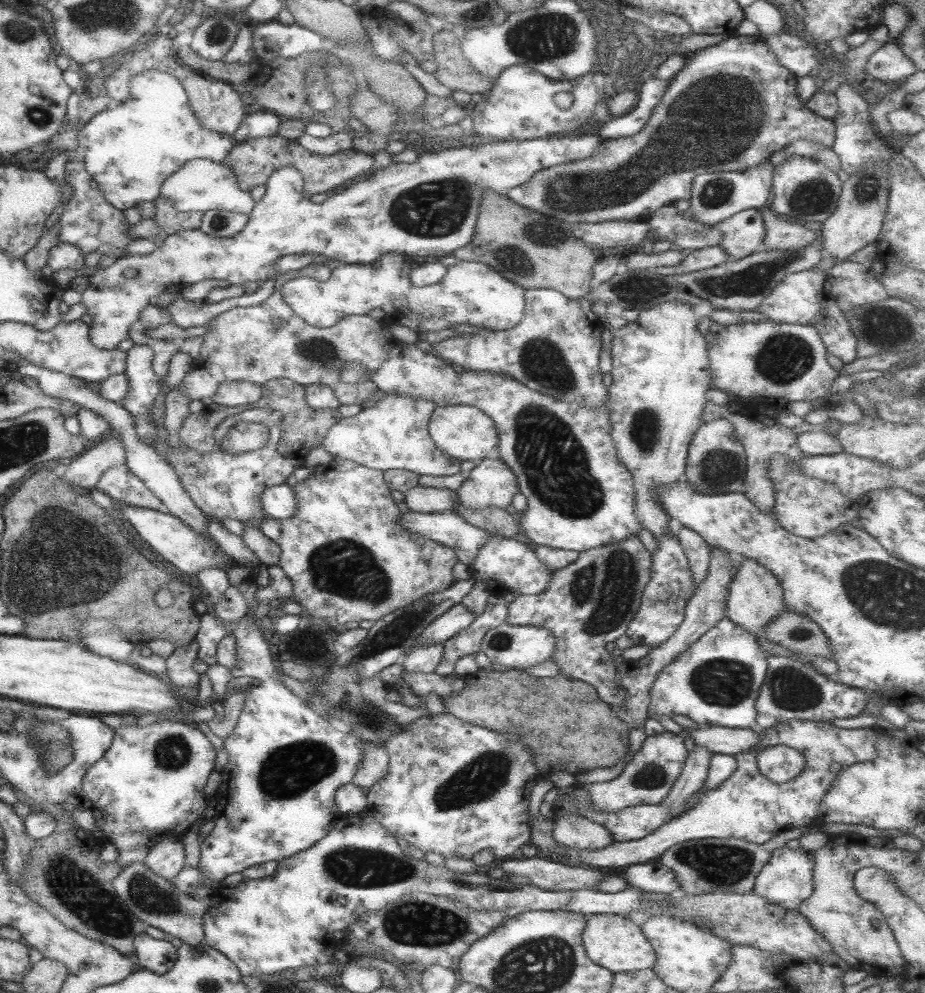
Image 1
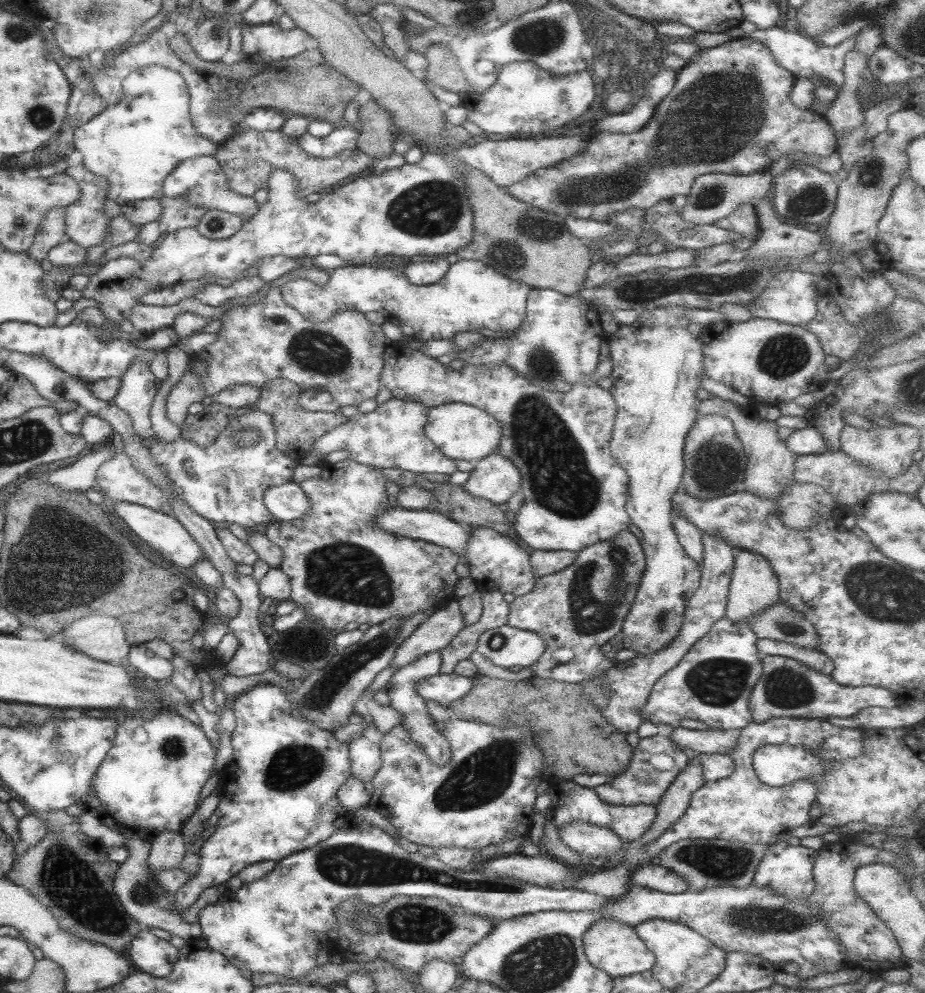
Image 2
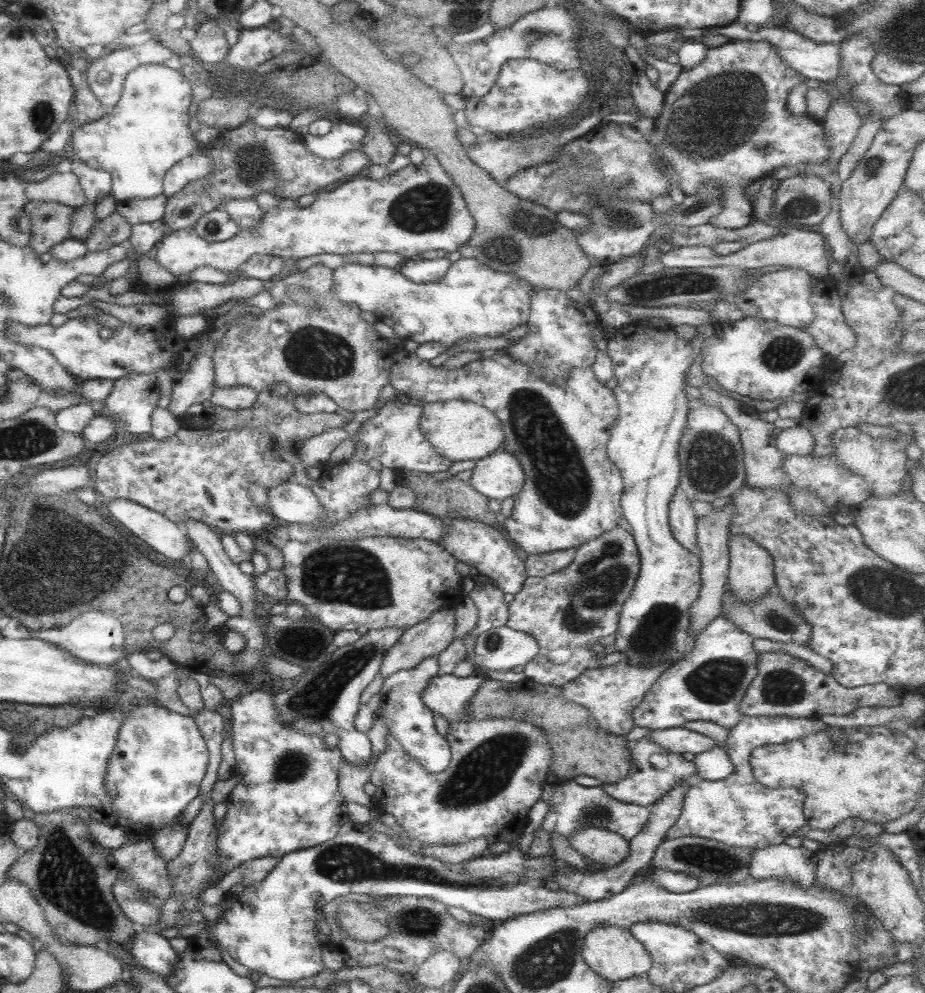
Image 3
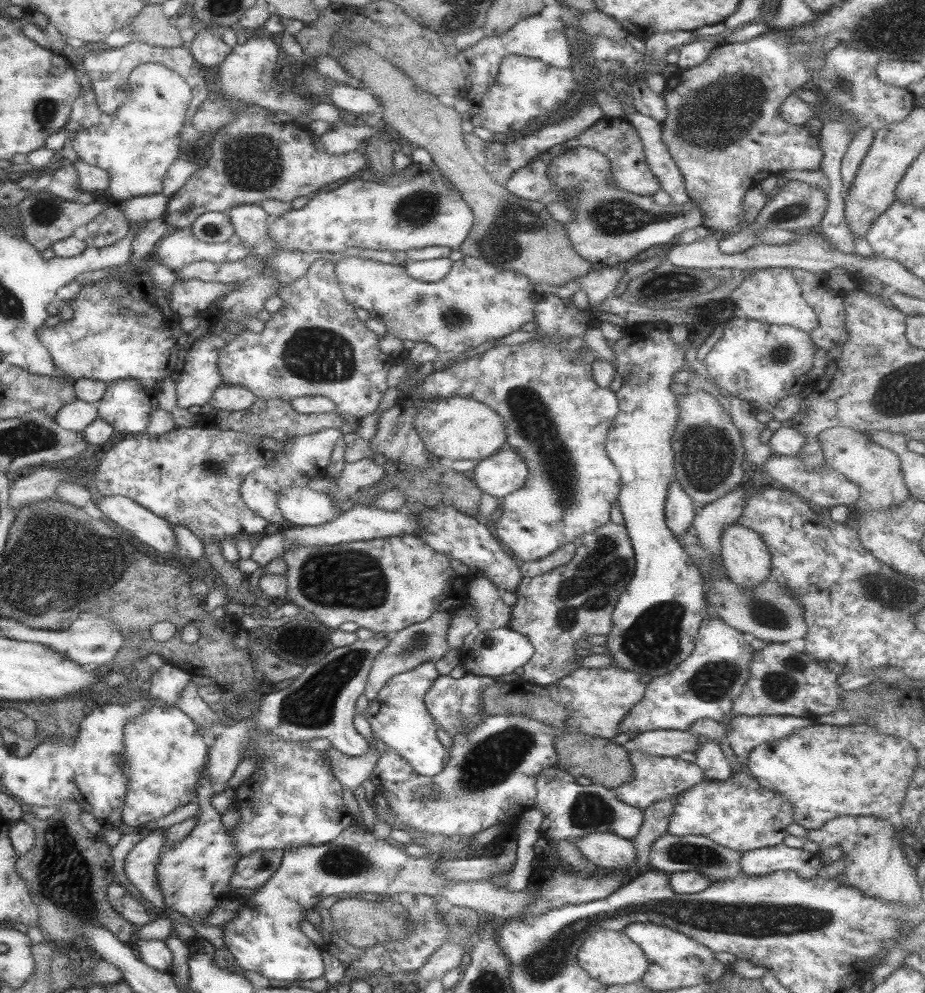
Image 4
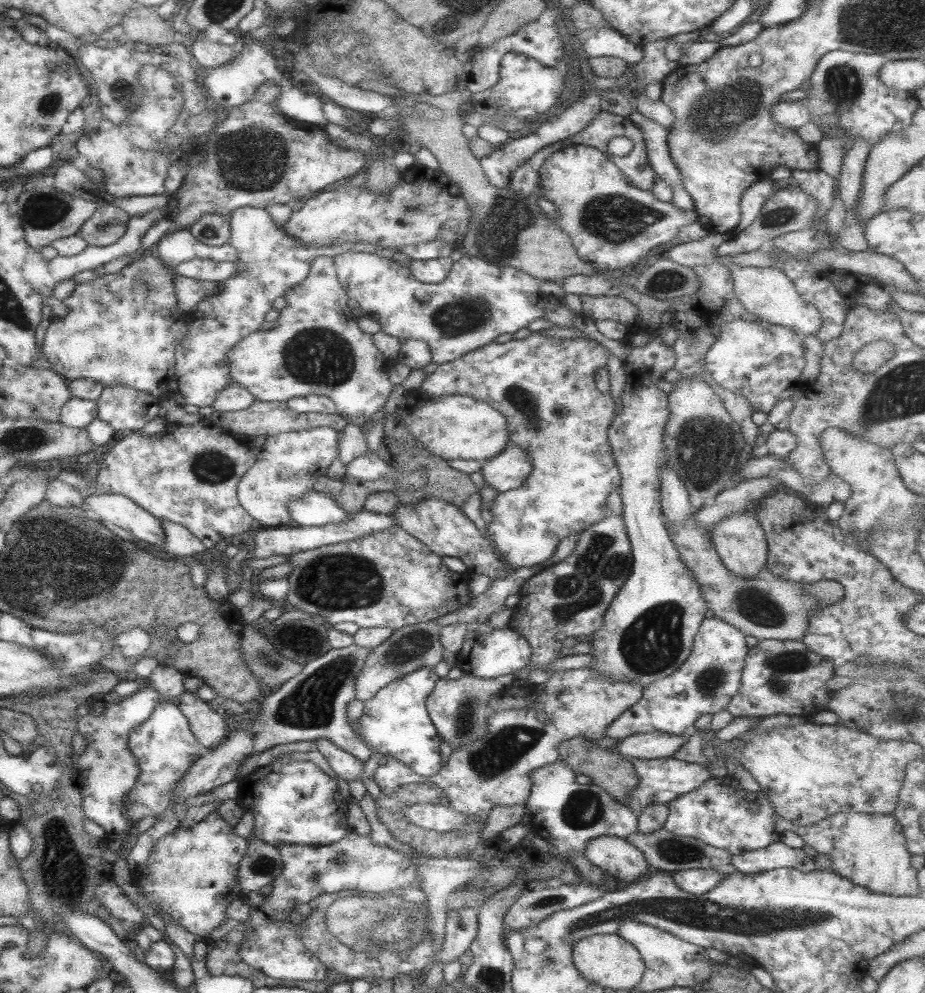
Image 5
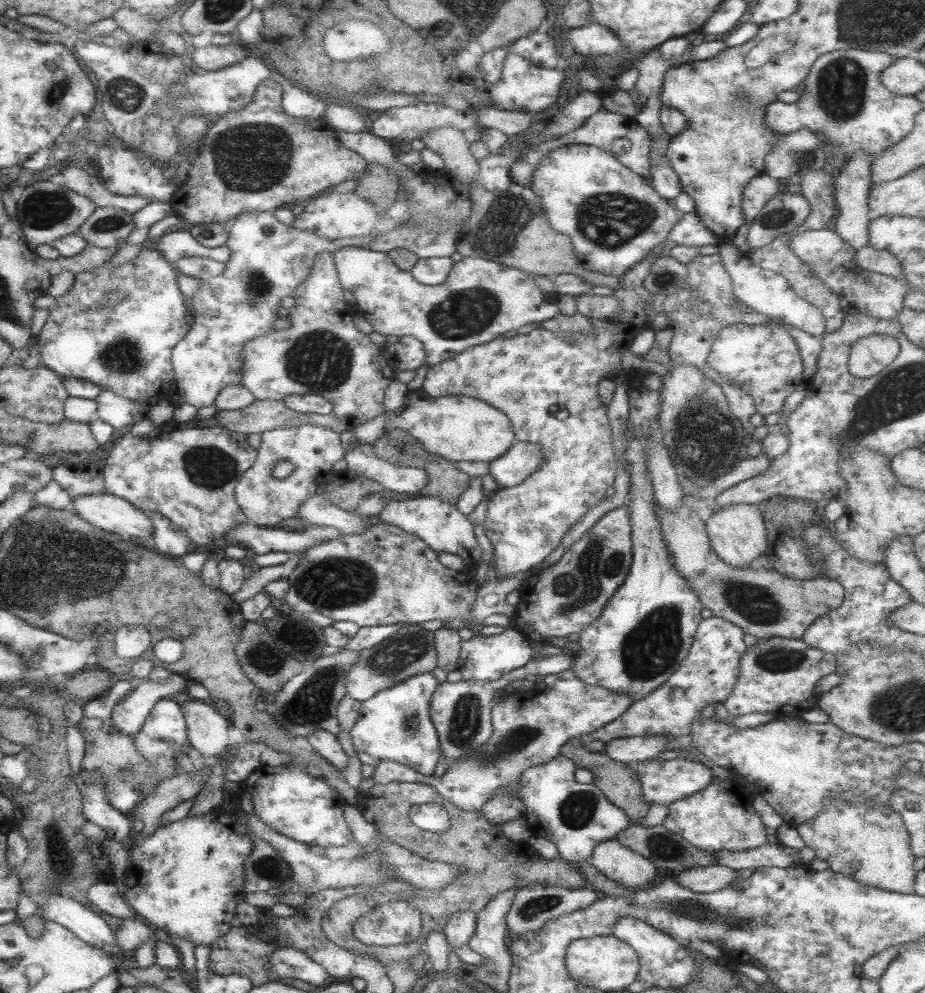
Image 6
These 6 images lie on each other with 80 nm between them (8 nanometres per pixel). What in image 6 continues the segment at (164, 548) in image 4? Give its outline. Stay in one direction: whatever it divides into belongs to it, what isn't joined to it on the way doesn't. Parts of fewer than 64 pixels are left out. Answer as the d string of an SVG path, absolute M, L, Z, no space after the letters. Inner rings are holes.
M93 493L71 499L71 510L93 528L140 540L152 533L149 517L126 500L111 494Z

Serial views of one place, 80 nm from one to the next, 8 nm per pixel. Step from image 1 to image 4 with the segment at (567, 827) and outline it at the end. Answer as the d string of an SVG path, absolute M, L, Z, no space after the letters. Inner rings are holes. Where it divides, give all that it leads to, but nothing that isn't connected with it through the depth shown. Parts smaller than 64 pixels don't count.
M589 832L574 842L579 852L600 869L628 870L636 862L636 848L630 839L623 839L610 832Z

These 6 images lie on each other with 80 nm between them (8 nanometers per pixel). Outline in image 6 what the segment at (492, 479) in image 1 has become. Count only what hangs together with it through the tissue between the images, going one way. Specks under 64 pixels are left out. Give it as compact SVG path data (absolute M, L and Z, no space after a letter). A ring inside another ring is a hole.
M514 441L514 443L502 454L499 458L489 462L489 476L498 484L498 488L511 488L521 481L524 481L527 476L535 472L542 463L542 450L539 445L525 442Z

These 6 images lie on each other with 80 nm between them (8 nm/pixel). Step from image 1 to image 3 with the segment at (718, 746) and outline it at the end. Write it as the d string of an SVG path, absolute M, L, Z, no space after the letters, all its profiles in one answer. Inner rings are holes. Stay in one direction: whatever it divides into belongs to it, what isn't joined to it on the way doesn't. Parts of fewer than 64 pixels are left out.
M683 727L652 730L649 732L648 738L659 749L679 755L685 752L697 755L717 746L713 743L713 740L703 736L703 734L691 732Z

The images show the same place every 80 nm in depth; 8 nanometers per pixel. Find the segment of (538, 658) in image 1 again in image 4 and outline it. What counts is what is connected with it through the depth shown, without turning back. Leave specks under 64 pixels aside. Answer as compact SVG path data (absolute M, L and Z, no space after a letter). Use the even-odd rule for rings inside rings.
M506 626L475 632L475 639L471 642L469 650L462 651L461 664L465 667L466 674L496 678L513 673L515 668L523 667L525 661L530 660L531 655L533 655L533 647L529 640Z

